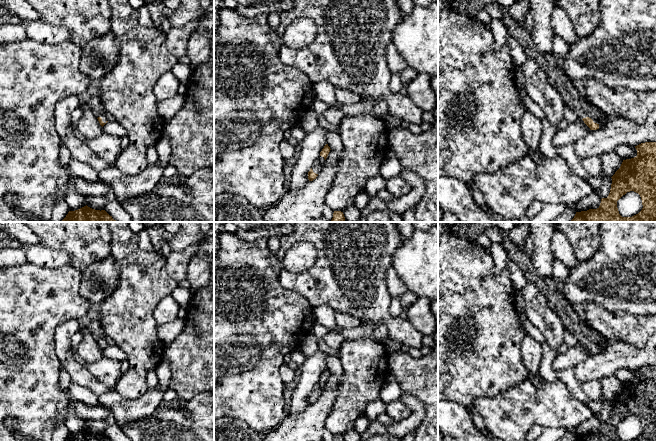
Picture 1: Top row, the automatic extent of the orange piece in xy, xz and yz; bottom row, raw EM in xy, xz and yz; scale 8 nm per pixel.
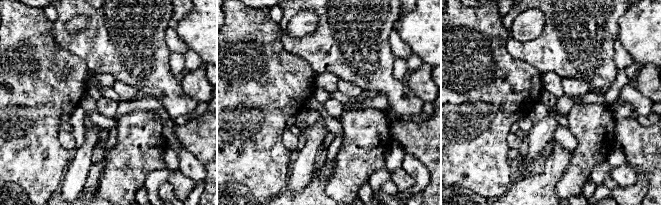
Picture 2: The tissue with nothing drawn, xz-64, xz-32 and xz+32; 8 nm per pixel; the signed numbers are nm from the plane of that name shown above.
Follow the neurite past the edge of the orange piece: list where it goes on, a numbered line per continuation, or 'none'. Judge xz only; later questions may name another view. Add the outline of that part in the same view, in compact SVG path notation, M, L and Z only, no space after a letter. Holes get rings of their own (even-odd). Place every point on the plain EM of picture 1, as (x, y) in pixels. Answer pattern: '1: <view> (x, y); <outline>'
1: xz (320, 385); M319 380L316 383L316 385L315 385L315 387L314 387L313 391L312 391L313 396L316 397L316 398L319 398L320 394L322 393L322 391L324 389L325 389L325 383L324 383L324 381Z

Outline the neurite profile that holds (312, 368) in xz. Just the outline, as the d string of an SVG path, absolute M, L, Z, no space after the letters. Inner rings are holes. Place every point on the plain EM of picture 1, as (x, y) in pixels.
M318 350L307 357L300 366L301 377L296 384L286 417L296 417L309 407L308 396L313 391L320 376L327 368L327 353Z

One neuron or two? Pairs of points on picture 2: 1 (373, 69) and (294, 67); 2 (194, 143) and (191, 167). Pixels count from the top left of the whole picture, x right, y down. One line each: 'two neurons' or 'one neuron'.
1: two neurons
2: two neurons

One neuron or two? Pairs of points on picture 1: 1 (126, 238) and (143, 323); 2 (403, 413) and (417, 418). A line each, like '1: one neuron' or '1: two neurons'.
1: one neuron
2: two neurons

